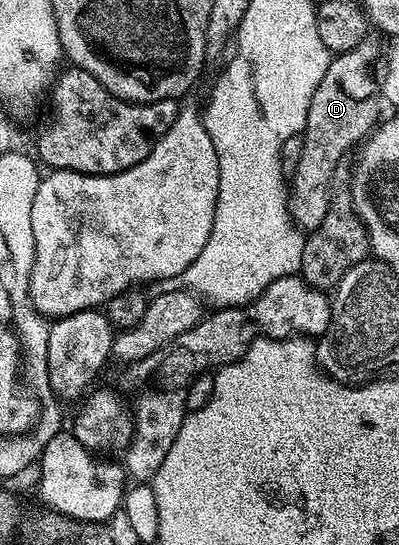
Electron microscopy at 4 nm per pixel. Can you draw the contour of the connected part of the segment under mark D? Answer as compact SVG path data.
M365 42L349 52L333 55L328 61L326 74L322 74L322 82L318 82L318 90L314 90L314 98L310 98L310 110L306 114L306 126L303 130L302 158L298 158L298 166L290 174L287 185L288 217L301 233L312 232L330 215L328 208L328 187L336 176L336 167L344 160L344 155L355 149L377 127L380 116L380 104L372 95L377 95L378 84L372 81L372 72L368 67L372 64L371 43Z

